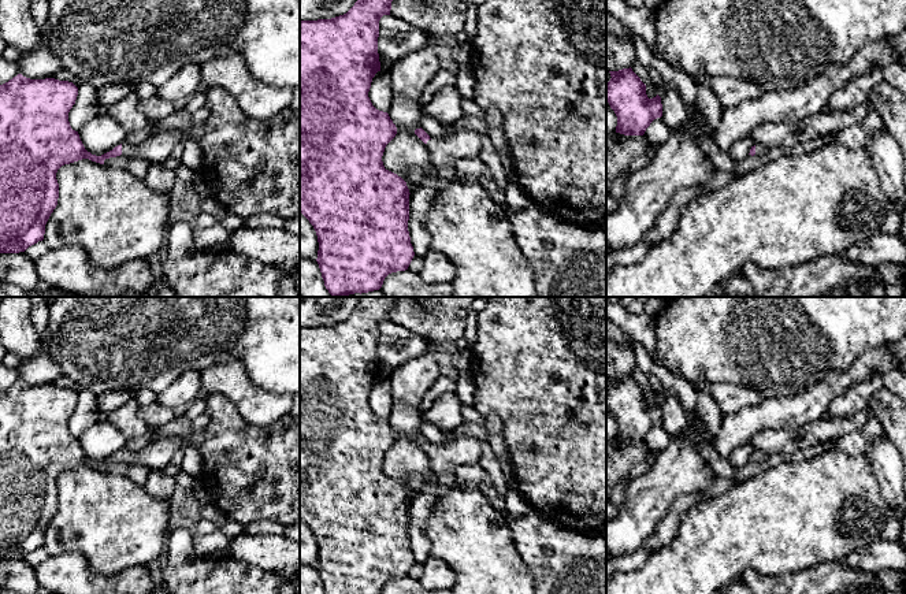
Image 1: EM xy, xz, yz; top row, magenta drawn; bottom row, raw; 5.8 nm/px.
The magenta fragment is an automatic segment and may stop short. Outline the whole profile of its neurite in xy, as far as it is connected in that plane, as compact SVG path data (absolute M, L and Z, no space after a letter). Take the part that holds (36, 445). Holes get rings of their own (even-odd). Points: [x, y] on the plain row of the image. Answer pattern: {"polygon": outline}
{"polygon": "M18 380L0 391L0 560L19 560L44 546L45 531L57 512L57 476L82 465L104 471L105 465L126 463L163 469L183 446L198 448L204 431L190 431L185 438L161 438L131 454L126 450L96 463L88 459L68 428L78 394L55 385L30 386Z"}

